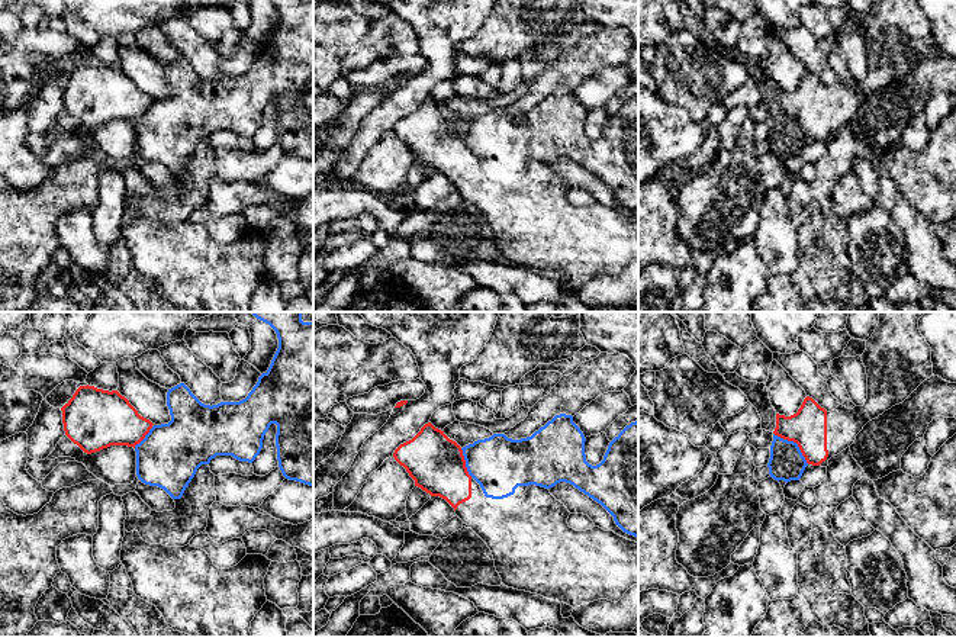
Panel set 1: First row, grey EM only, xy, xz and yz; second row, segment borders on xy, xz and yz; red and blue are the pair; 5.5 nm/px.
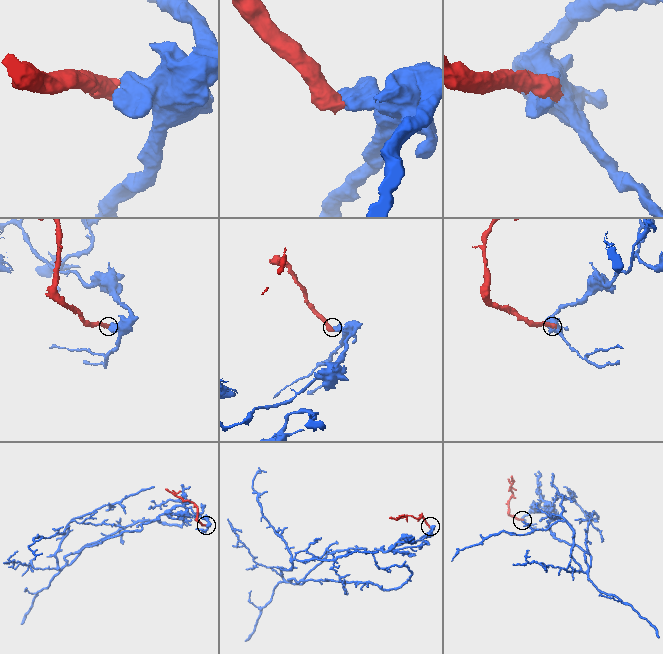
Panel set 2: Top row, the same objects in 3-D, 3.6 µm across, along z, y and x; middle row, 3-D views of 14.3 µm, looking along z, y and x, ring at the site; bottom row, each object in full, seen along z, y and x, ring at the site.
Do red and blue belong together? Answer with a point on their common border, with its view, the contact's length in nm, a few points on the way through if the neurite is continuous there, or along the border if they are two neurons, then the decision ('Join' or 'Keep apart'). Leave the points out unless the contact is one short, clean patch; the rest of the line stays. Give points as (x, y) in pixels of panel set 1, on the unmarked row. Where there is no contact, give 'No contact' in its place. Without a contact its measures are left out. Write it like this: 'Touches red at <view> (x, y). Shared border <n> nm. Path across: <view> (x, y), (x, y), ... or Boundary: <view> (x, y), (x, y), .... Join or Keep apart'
Touches red at yz (795, 116). Shared border 260 nm. Boundary: yz (773, 108), (792, 115), (808, 138). Keep apart

